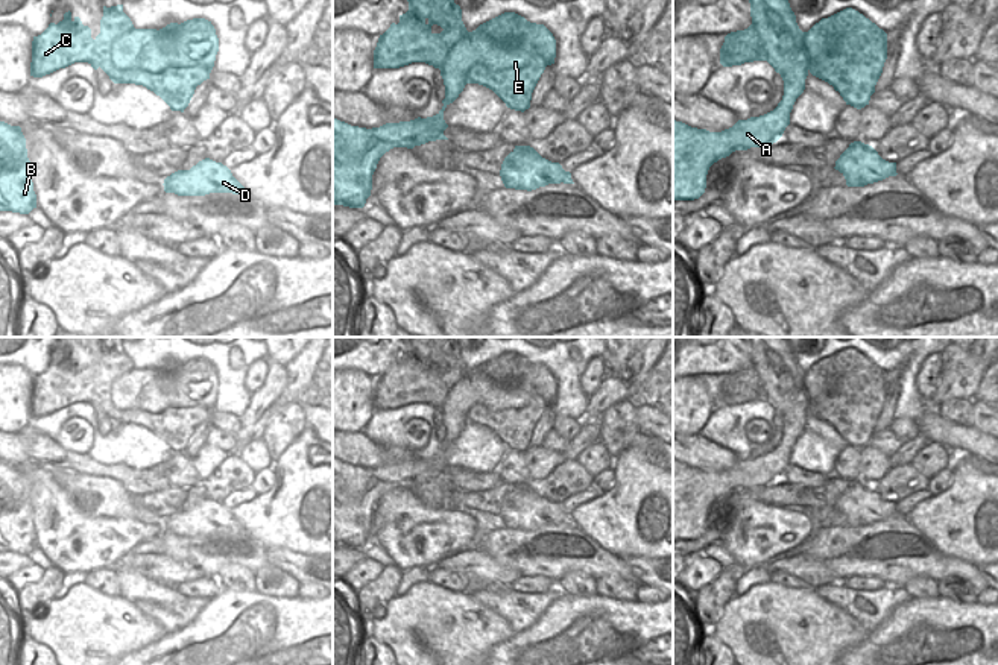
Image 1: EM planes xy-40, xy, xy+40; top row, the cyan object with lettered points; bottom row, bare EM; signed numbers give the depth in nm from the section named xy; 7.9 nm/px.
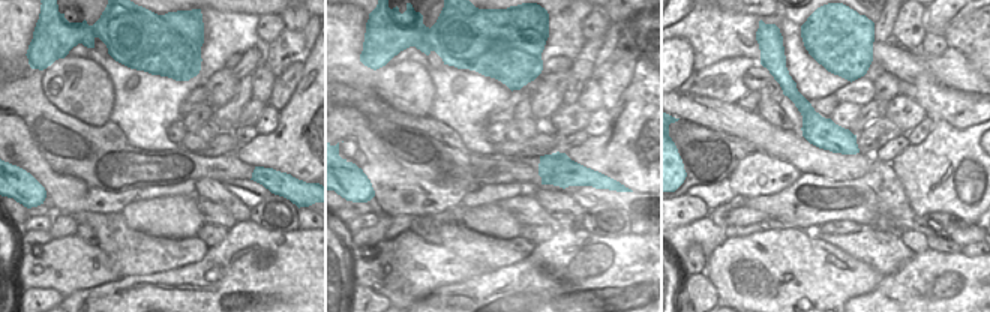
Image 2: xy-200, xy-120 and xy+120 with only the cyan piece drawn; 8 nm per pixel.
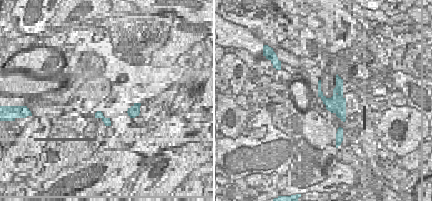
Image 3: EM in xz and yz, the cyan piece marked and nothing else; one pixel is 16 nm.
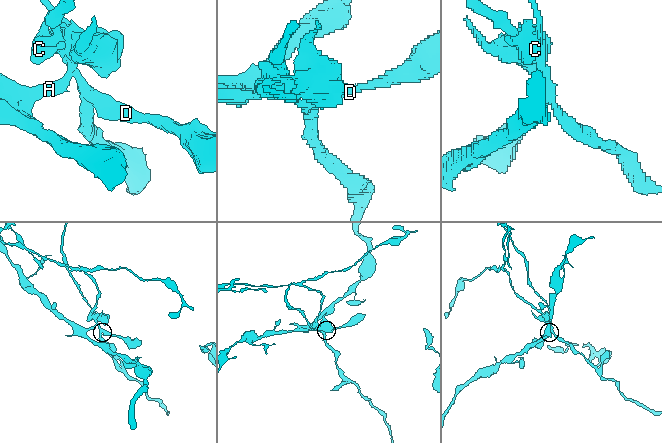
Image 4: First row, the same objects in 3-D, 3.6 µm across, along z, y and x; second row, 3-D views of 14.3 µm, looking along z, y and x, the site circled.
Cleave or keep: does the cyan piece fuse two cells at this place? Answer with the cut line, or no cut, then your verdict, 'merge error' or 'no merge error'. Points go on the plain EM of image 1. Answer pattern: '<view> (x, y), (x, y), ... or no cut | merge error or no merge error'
xy+40 (783, 439), (792, 448) | merge error

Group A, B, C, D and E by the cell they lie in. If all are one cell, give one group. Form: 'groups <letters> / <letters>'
groups A B / C D E

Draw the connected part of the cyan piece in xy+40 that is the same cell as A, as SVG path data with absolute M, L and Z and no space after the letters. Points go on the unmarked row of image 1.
M784 440L760 457L738 460L722 472L691 468L673 460L673 542L699 539L709 507L735 490L776 483L790 465L791 446Z

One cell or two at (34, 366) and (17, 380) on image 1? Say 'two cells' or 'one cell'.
two cells

